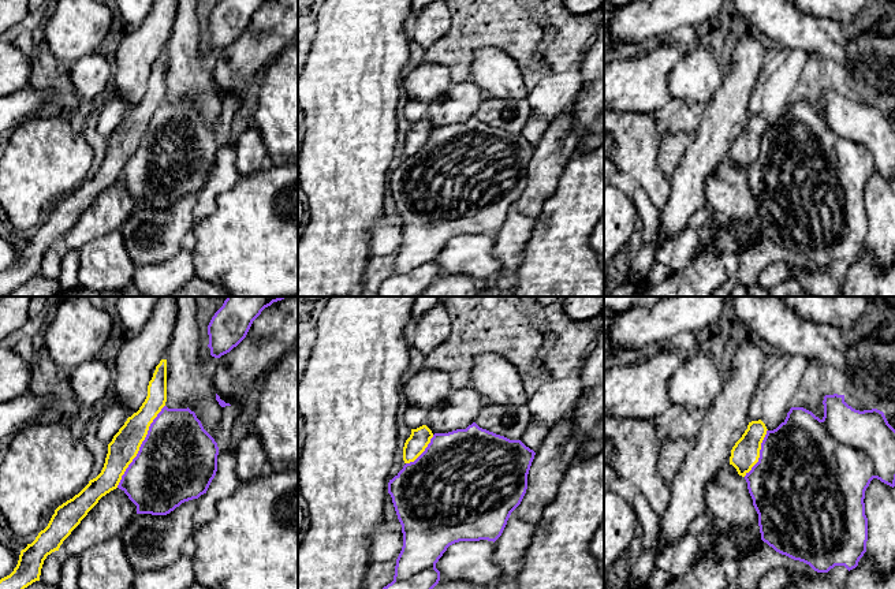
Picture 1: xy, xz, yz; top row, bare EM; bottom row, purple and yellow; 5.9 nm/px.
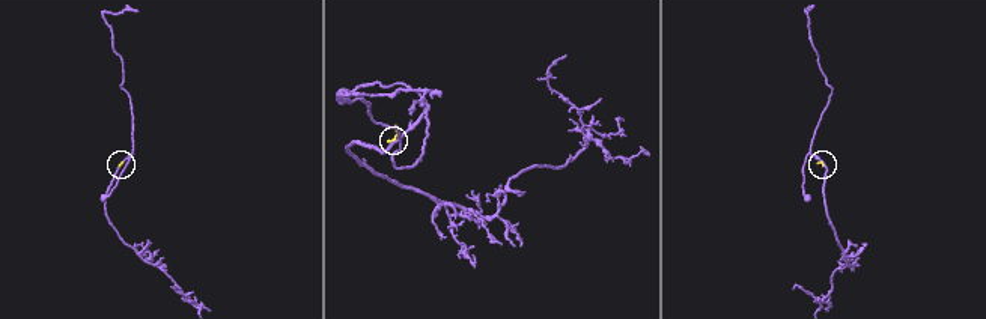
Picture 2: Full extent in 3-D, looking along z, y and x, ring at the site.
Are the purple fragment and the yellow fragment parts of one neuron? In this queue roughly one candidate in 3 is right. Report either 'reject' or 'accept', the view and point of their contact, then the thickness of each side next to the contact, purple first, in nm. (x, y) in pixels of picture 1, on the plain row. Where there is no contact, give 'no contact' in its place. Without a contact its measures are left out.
reject | xy (141, 140) | 460/170 nm

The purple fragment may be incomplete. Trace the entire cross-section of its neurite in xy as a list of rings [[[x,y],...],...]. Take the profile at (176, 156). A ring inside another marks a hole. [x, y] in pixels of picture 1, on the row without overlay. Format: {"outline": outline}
{"outline": [[[164,100],[149,120],[137,150],[118,179],[137,200],[137,208],[167,209],[182,197],[206,187],[217,165],[219,141],[195,107]]]}

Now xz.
{"outline": [[[476,116],[466,123],[435,127],[425,145],[388,176],[388,187],[402,219],[403,241],[396,253],[394,275],[384,280],[377,297],[419,297],[440,275],[436,257],[447,242],[459,235],[496,235],[527,183],[527,168],[536,146],[521,134],[510,134],[480,122]]]}

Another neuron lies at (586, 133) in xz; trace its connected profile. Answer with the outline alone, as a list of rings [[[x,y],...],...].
[[[604,4],[600,25],[582,60],[582,85],[573,101],[571,149],[594,149],[604,143]]]

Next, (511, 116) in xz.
[[[485,97],[474,116],[480,122],[504,130],[510,134],[521,134],[530,118],[530,113],[532,111],[527,100],[507,101]]]

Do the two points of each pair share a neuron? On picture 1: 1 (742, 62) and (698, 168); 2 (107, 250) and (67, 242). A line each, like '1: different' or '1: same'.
1: same
2: different

